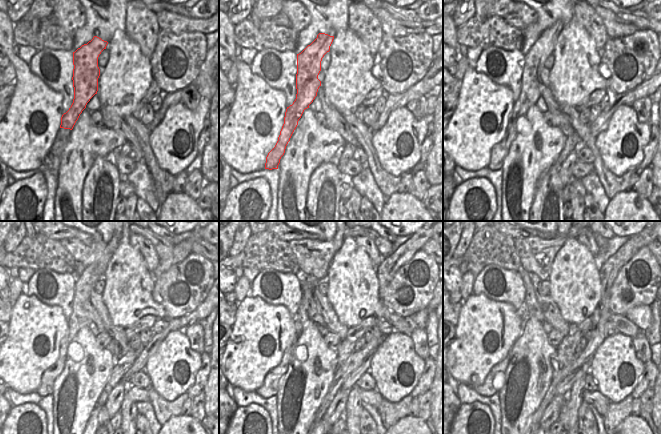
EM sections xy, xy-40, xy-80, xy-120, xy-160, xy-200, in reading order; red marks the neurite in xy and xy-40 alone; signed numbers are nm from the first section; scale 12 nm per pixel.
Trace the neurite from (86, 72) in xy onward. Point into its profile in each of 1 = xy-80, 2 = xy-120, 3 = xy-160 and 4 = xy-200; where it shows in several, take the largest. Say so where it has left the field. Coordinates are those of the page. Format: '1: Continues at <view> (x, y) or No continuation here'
1: Continues at xy-80 (534, 59)
2: Continues at xy-120 (86, 281)
3: Continues at xy-160 (269, 388)
4: Continues at xy-200 (487, 389)

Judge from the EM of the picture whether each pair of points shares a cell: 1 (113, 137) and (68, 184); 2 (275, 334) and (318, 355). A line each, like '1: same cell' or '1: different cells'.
1: same cell
2: different cells

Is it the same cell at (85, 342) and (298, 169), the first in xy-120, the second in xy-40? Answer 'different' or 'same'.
same

